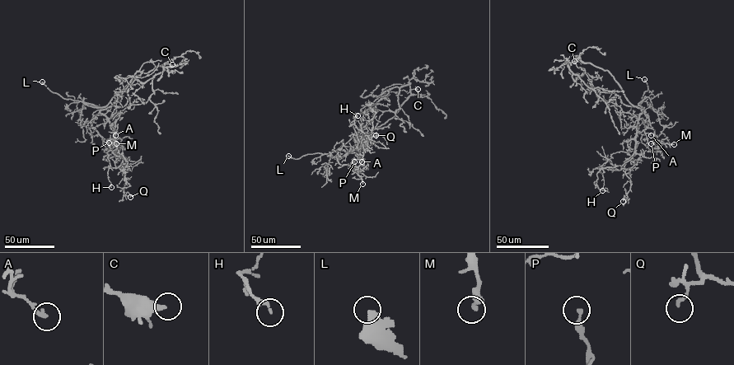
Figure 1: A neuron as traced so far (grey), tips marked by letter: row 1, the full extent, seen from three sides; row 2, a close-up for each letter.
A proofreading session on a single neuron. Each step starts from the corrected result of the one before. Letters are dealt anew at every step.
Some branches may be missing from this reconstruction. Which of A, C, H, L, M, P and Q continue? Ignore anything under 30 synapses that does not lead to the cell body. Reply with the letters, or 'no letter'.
C, L

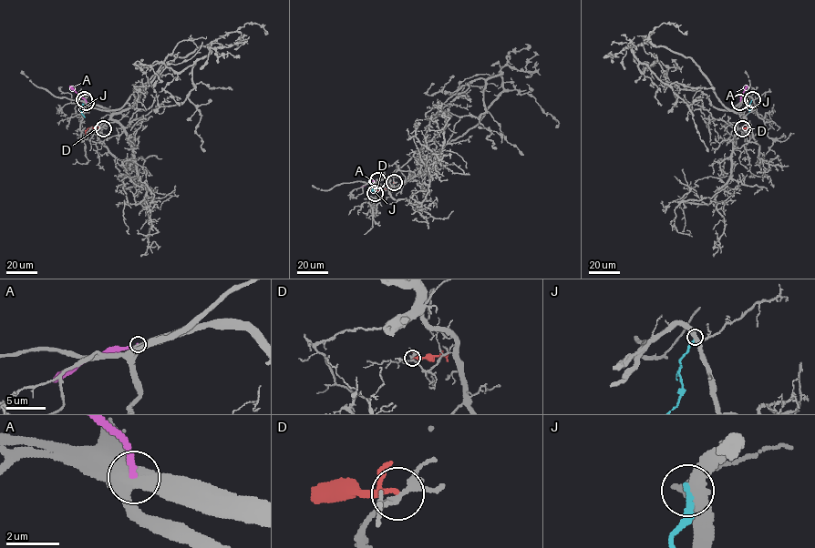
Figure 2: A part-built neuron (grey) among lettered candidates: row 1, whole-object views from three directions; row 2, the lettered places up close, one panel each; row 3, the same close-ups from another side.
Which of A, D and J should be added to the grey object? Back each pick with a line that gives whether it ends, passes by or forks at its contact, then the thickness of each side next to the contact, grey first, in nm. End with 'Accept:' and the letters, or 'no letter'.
Accept: no letter

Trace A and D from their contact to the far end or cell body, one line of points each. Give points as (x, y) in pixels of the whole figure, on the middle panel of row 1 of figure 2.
A: (377, 180), (361, 187)
D: (394, 182), (388, 187), (377, 187)

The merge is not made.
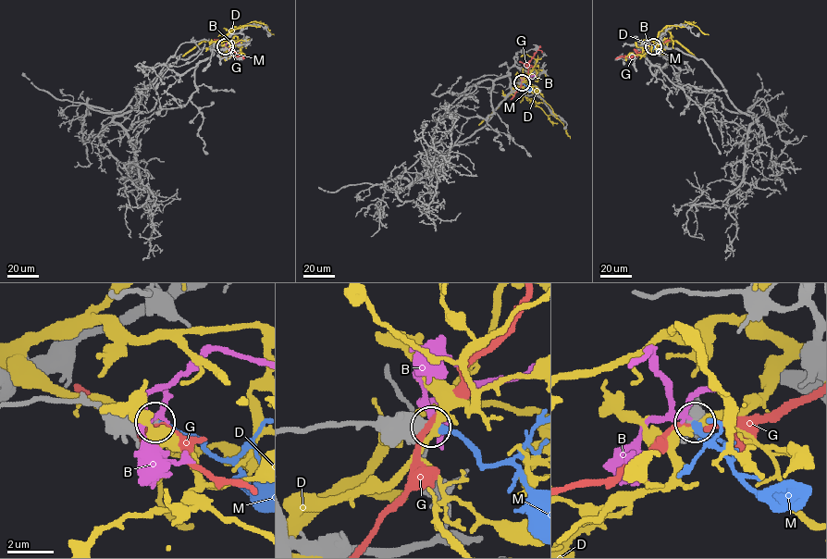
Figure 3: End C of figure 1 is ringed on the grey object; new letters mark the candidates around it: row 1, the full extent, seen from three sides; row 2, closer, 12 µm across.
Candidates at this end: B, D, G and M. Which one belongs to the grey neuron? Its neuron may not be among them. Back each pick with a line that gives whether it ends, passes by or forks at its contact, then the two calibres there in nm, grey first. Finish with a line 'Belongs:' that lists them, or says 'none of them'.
M: it ends | 480/280 nm
Belongs: M

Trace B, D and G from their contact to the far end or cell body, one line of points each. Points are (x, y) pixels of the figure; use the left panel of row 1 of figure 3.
B: (225, 46), (228, 42), (240, 43)
D: (225, 46), (216, 42), (228, 31), (253, 21), (263, 23), (274, 34)
G: (225, 46), (235, 57), (245, 55)

